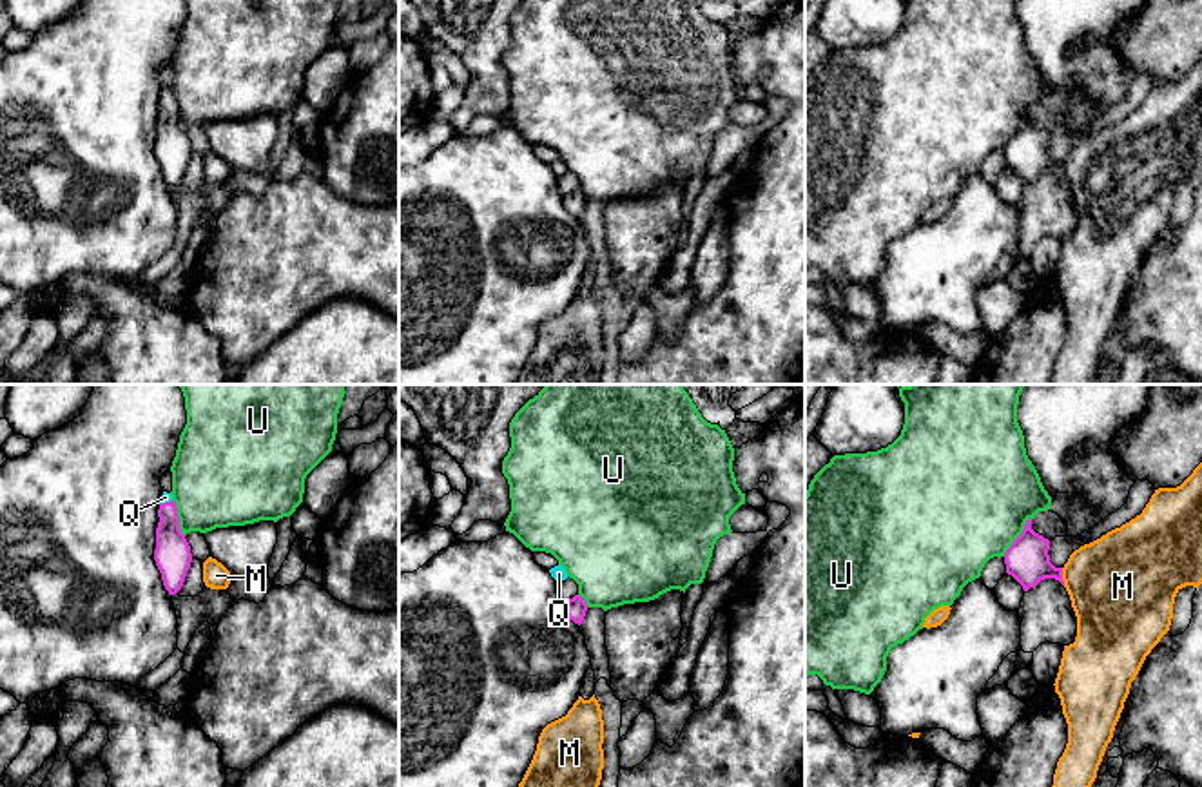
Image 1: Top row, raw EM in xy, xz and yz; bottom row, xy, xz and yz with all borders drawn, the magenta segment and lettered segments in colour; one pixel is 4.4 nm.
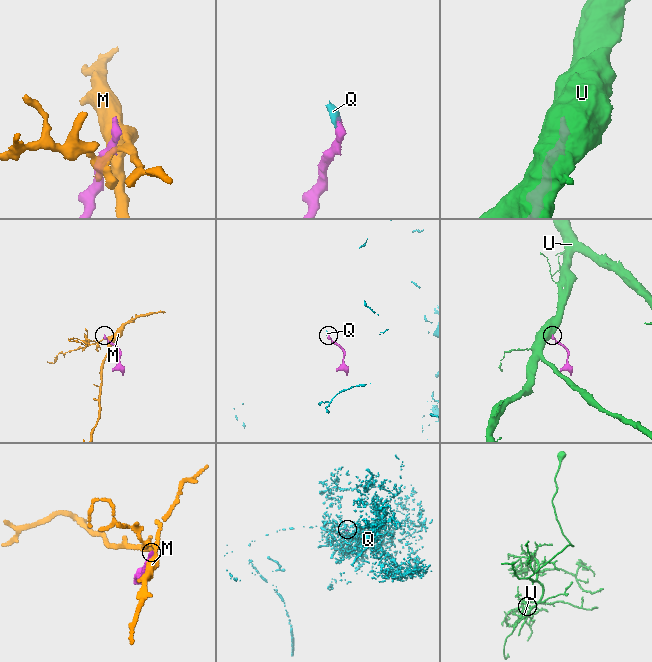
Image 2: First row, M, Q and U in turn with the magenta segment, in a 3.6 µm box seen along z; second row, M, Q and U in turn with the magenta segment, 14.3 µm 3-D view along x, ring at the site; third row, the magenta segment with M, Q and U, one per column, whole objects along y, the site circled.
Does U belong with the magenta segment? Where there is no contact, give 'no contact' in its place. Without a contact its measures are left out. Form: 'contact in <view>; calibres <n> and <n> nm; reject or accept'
contact in yz; calibres 190 and 500 nm; reject

